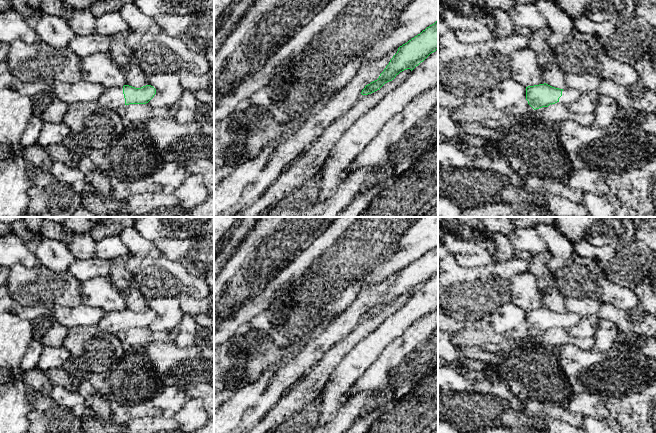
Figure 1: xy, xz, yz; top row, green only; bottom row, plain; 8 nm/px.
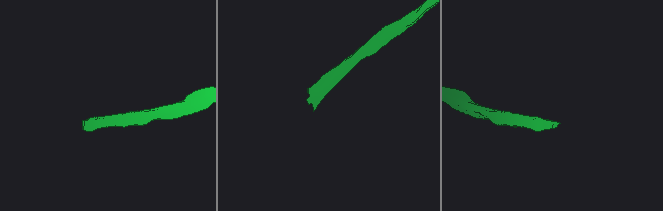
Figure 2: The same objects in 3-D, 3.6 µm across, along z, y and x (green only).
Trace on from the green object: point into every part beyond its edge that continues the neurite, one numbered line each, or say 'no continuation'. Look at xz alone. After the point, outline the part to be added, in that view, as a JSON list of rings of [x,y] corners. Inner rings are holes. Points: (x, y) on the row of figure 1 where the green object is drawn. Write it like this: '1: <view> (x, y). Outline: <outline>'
no continuation

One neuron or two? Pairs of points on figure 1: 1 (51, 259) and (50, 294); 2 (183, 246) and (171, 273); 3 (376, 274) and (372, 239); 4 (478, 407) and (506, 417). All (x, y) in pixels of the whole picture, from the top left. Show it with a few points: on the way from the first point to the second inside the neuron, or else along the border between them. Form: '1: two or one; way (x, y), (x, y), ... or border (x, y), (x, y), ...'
1: two; border (39, 263), (51, 270), (66, 271)
2: two; border (162, 254), (177, 260), (190, 273), (195, 275)
3: two; border (394, 252), (371, 267), (356, 280)
4: two; border (509, 408), (501, 412), (499, 416), (500, 422)

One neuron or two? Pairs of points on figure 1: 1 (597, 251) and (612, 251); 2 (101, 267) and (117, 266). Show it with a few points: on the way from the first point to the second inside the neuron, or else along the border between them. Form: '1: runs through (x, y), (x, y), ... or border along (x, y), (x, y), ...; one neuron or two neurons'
1: runs through (601, 251), (608, 251); one neuron
2: border along (112, 263), (110, 272), (107, 275); two neurons

